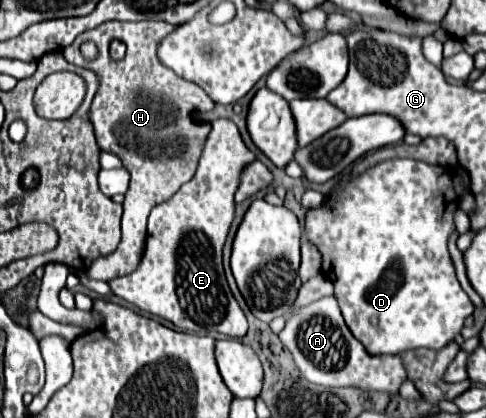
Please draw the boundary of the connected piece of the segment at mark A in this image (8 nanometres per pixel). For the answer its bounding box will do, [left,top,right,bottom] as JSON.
[279,296,407,394]

